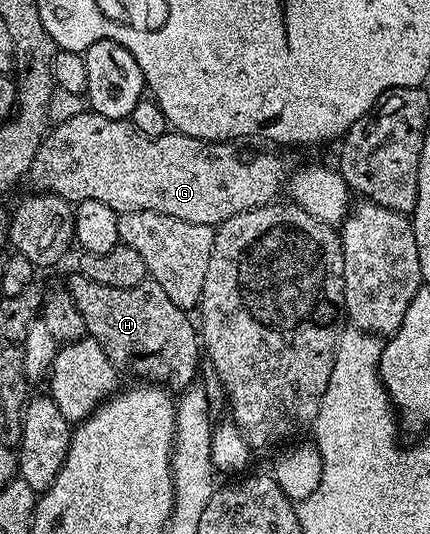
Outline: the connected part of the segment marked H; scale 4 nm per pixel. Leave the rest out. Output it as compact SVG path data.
M74 274L67 281L69 293L77 299L79 310L85 319L86 333L92 339L101 343L101 349L109 356L109 361L115 366L121 364L141 363L141 372L146 381L160 382L162 385L177 384L181 376L186 376L186 381L194 381L197 374L197 355L202 355L203 348L199 343L199 332L189 321L190 313L184 308L175 306L171 298L167 298L167 290L163 286L146 282L134 288L112 288L91 282L87 277Z

